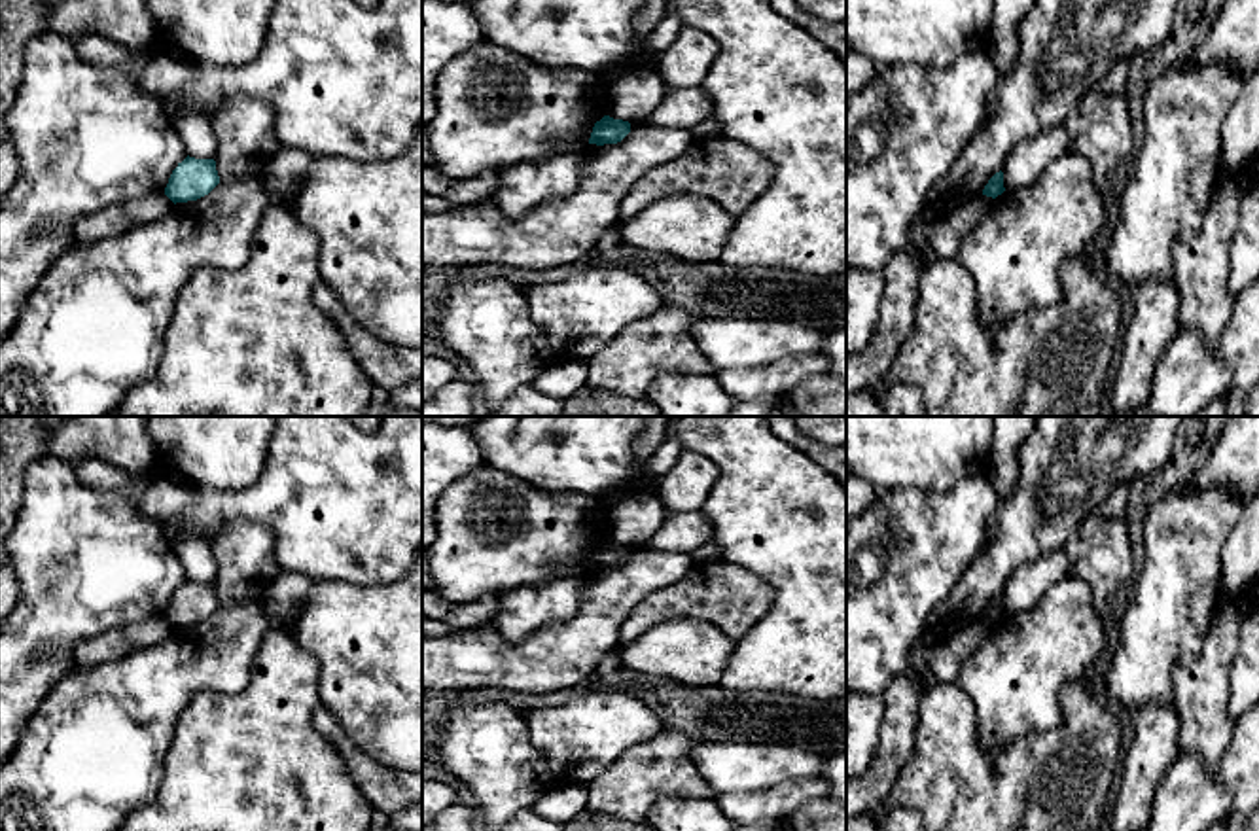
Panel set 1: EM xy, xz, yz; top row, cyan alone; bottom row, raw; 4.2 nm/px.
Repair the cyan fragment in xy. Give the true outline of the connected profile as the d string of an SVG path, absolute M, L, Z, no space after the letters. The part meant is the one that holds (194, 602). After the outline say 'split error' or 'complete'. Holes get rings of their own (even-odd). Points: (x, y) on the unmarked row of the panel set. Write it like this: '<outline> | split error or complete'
M186 581L172 594L165 619L176 627L197 625L220 608L214 583Z | complete

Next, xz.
M604 539L594 547L589 568L617 568L630 557L630 547Z | complete

